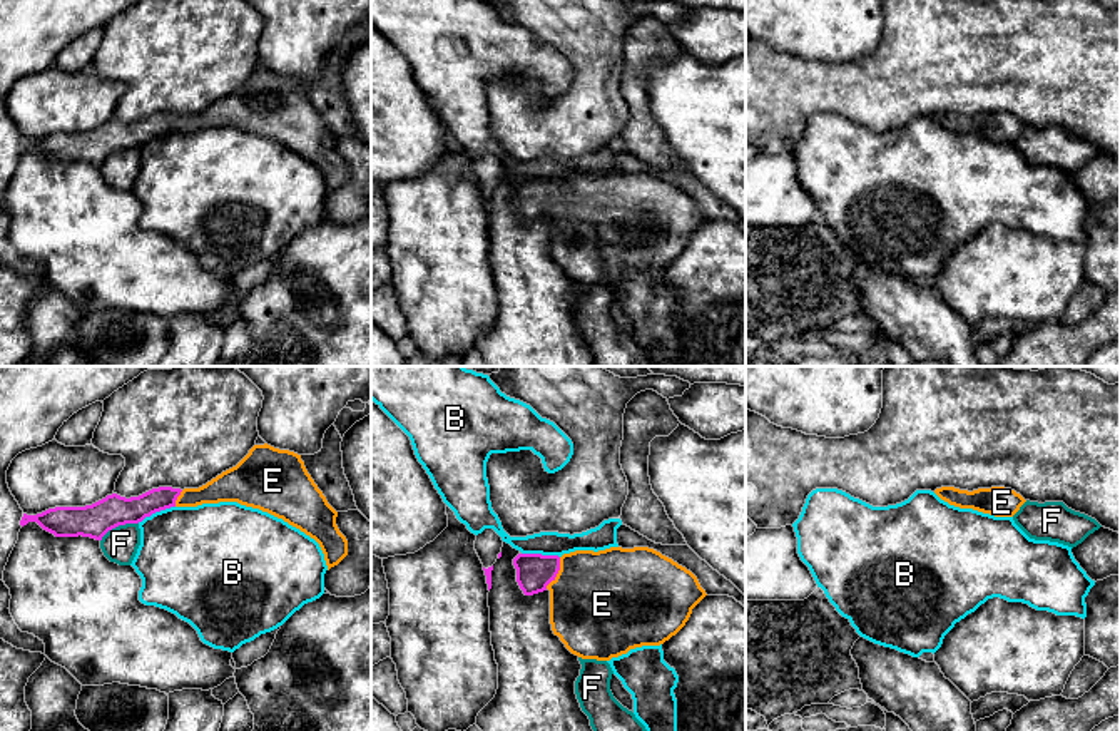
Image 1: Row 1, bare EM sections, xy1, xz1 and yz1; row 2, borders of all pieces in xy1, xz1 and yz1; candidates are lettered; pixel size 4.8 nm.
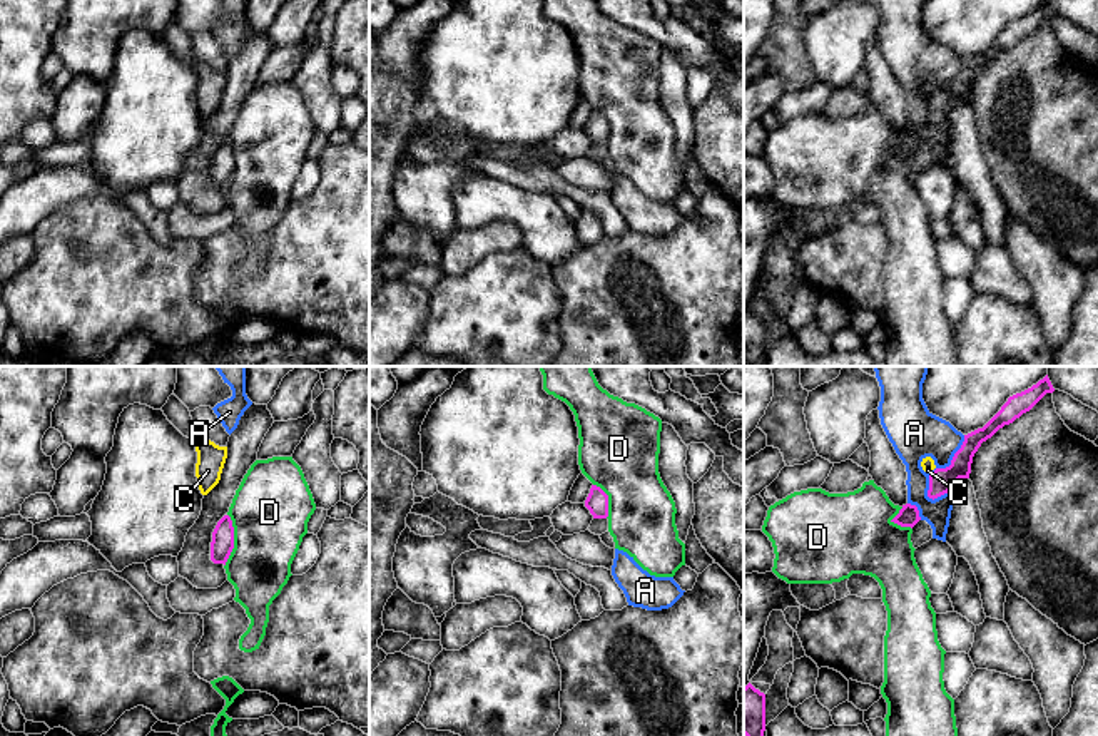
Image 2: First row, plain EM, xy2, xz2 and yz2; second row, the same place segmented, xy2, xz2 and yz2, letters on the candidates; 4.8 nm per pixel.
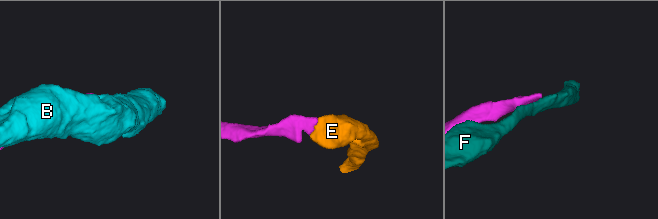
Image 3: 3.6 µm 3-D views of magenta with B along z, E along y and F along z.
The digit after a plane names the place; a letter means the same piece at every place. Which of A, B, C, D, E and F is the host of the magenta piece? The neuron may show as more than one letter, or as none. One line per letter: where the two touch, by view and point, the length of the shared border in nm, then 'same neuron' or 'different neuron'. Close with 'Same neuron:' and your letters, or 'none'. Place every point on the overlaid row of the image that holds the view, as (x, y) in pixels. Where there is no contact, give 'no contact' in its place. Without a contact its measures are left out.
A: yz2 (953, 459) | 240 nm | different neuron
B: xz1 (540, 554) | 190 nm | different neuron
C: yz2 (931, 474) | 30 nm | different neuron
D: xy2 (233, 541) | 260 nm | different neuron
E: xz1 (557, 572) | 170 nm | same neuron
F: xy1 (117, 526) | 200 nm | different neuron
Same neuron: E

